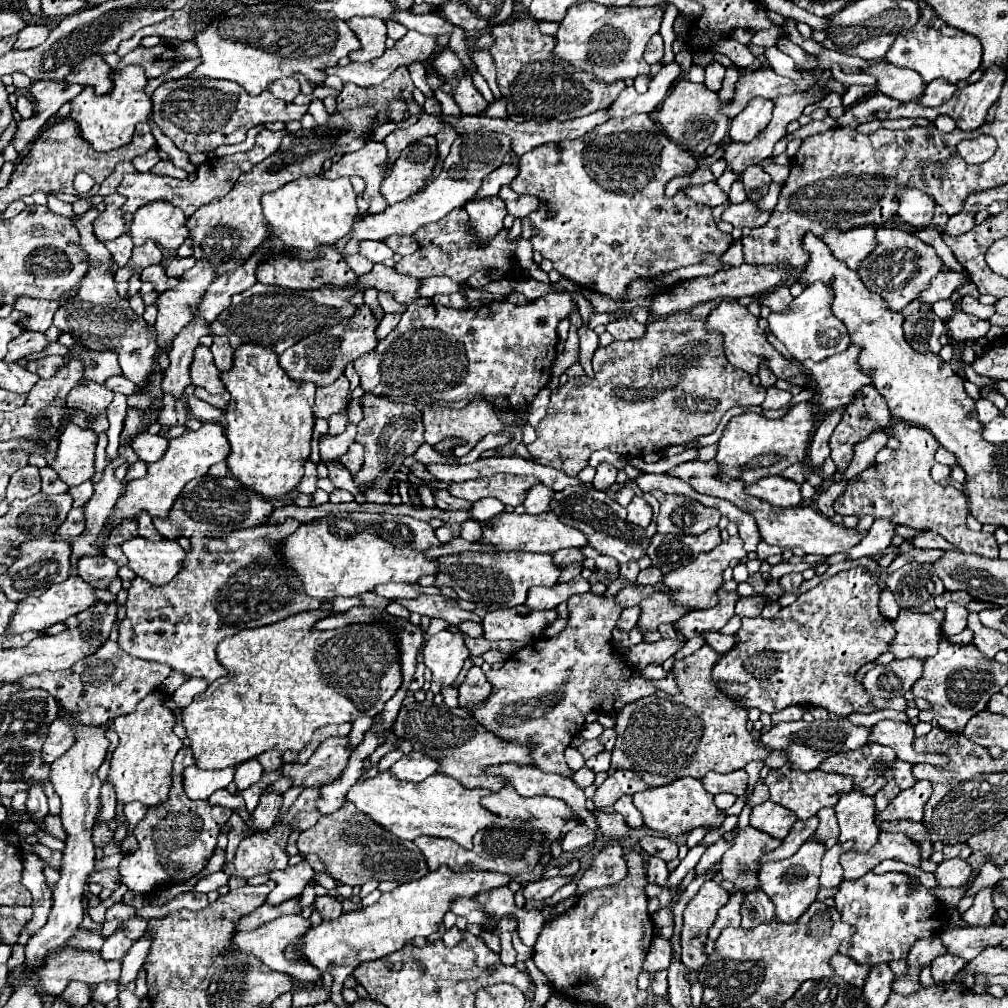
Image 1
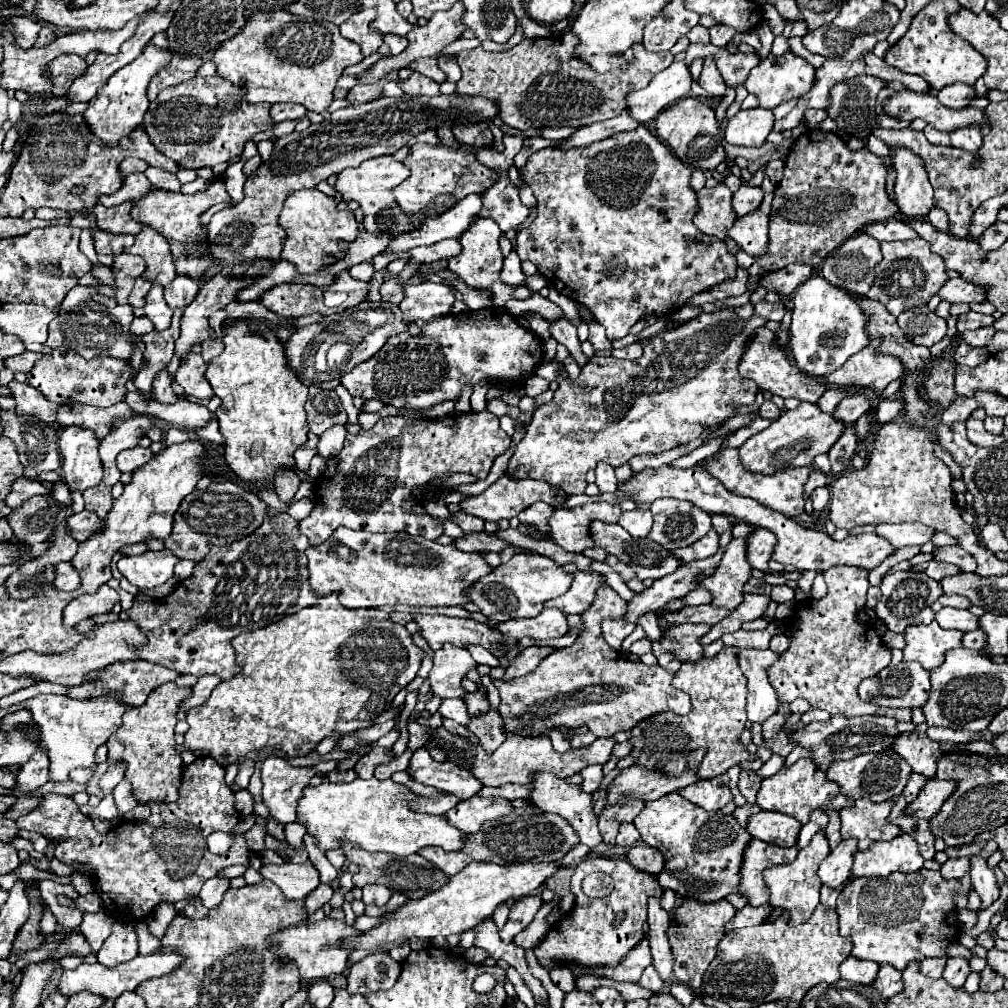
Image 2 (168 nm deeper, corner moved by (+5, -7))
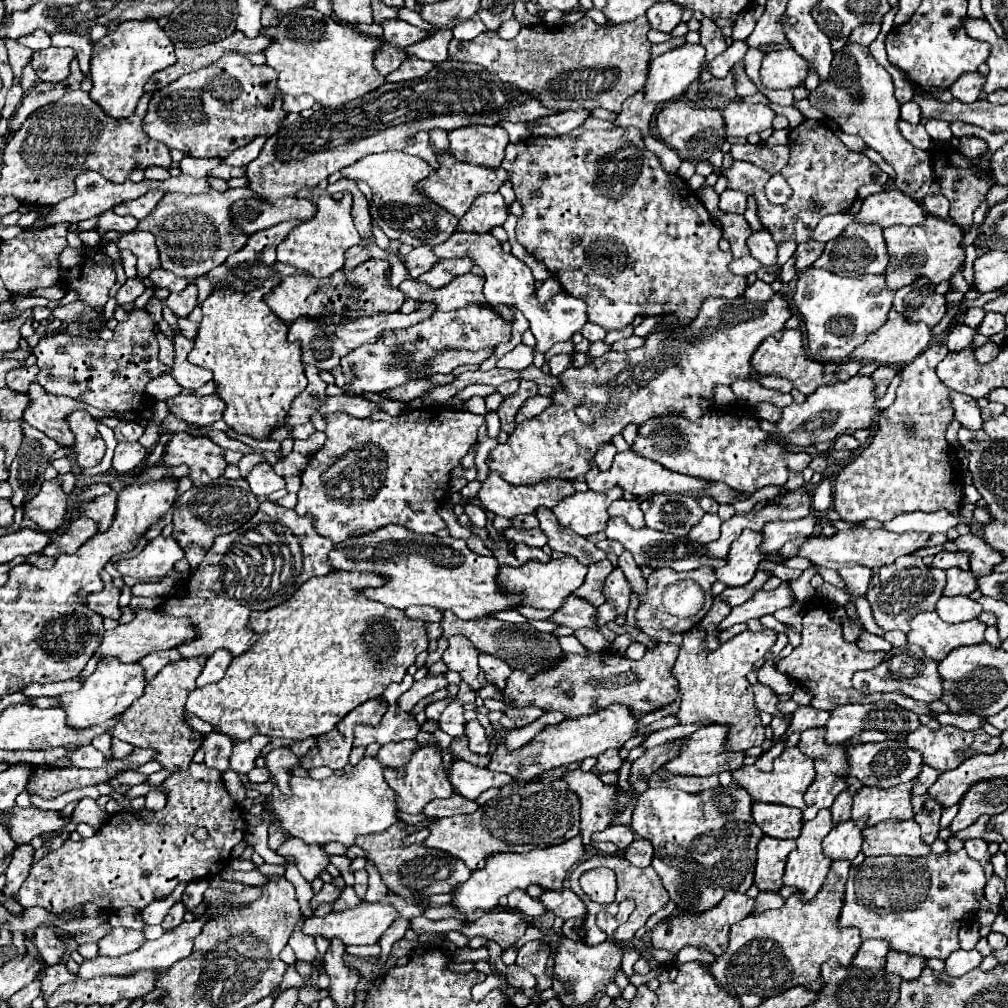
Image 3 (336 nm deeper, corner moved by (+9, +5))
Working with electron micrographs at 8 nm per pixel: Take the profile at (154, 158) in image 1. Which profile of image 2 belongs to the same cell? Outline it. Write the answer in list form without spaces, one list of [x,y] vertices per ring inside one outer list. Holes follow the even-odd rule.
[[[132,173],[126,177],[124,187],[120,191],[116,191],[114,195],[100,195],[98,203],[104,207],[116,207],[116,205],[122,205],[126,201],[144,197],[144,193],[150,193],[150,191],[154,191],[150,181],[146,181],[146,177],[142,173]]]

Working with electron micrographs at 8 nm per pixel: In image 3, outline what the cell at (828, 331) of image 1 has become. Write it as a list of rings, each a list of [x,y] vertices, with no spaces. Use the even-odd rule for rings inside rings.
[[[810,267],[798,275],[792,307],[806,327],[810,355],[818,361],[842,361],[854,347],[862,345],[870,333],[886,323],[892,299],[894,293],[886,289],[884,275],[844,279],[826,269]]]

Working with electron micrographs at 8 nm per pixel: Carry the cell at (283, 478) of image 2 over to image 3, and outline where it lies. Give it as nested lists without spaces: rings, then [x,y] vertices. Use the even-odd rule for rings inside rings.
[[[258,463],[246,477],[250,489],[254,495],[262,497],[262,495],[270,495],[272,491],[278,491],[282,487],[286,487],[284,477],[274,473],[274,467],[270,463]]]

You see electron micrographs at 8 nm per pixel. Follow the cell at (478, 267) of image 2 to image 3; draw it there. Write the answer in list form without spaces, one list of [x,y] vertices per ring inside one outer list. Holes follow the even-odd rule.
[[[462,257],[462,259],[440,259],[438,263],[434,263],[434,267],[424,273],[422,277],[418,277],[420,281],[432,285],[434,289],[444,287],[446,283],[452,281],[454,275],[464,275],[470,273],[470,269],[474,267],[474,263],[470,261],[470,257]]]

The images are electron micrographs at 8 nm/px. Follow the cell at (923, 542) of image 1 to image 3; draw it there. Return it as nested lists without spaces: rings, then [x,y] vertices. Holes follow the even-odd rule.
[[[962,535],[958,537],[956,541],[956,547],[958,551],[966,551],[970,553],[970,569],[976,573],[976,575],[986,575],[992,571],[994,565],[998,565],[1004,555],[996,549],[992,549],[984,539],[976,537],[976,535]]]

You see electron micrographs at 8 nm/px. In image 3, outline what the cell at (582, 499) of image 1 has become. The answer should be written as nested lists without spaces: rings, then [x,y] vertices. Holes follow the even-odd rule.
[[[610,519],[608,527],[606,527],[606,537],[620,541],[624,545],[626,551],[630,551],[634,555],[634,561],[642,567],[642,565],[650,565],[652,569],[660,569],[660,567],[670,567],[674,571],[690,571],[690,569],[698,569],[700,561],[706,561],[704,557],[704,545],[690,541],[690,539],[678,539],[670,533],[664,531],[654,531],[648,527],[642,529],[632,529],[624,519]]]

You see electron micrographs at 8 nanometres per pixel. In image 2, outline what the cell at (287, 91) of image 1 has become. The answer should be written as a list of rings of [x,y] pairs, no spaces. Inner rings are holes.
[[[278,103],[278,105],[272,105],[270,117],[272,117],[272,123],[280,123],[280,121],[288,121],[288,119],[302,119],[306,113],[308,113],[308,109],[304,105]]]

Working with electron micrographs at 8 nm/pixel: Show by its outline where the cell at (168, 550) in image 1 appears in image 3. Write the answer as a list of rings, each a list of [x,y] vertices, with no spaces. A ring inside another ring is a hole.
[[[156,537],[148,541],[148,545],[130,559],[120,559],[114,567],[122,575],[130,575],[136,579],[148,577],[164,577],[172,571],[174,563],[184,557],[184,551],[172,537]]]

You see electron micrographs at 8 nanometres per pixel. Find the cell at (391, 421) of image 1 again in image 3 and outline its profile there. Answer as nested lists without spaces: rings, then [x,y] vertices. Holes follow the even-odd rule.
[[[432,405],[430,409],[416,409],[416,417],[398,415],[358,419],[348,413],[330,413],[326,419],[326,443],[310,457],[308,467],[302,473],[298,505],[294,507],[298,515],[310,513],[318,533],[328,537],[332,543],[340,543],[356,531],[374,531],[390,523],[404,525],[424,535],[438,533],[442,527],[446,527],[444,519],[436,511],[438,503],[448,491],[450,471],[460,465],[462,457],[476,443],[484,415],[476,415],[466,409],[456,411],[444,405]]]

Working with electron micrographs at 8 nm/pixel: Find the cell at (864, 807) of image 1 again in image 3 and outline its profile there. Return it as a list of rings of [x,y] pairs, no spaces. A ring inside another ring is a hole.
[[[914,781],[900,783],[890,789],[872,789],[872,787],[858,789],[858,793],[854,795],[850,819],[868,817],[866,819],[868,827],[886,819],[894,819],[894,821],[910,819],[914,815],[910,805],[912,785]]]

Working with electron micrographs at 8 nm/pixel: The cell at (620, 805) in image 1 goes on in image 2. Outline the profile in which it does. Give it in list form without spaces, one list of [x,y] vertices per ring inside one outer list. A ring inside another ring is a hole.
[[[632,823],[620,825],[620,833],[616,837],[616,845],[618,847],[632,847],[638,839],[640,839],[640,833],[638,833],[638,829]]]

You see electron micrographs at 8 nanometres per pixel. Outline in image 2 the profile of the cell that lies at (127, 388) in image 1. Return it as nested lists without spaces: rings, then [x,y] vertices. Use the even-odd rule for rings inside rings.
[[[128,393],[126,403],[136,413],[146,413],[148,417],[156,417],[162,421],[168,421],[180,429],[200,429],[210,423],[214,417],[204,405],[190,403],[188,399],[180,399],[172,405],[162,405],[154,399],[146,399],[140,393]]]

